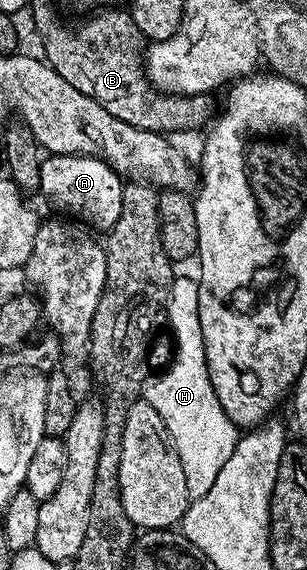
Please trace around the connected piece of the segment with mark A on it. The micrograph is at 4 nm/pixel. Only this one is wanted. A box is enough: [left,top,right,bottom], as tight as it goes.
[41,154,124,232]

